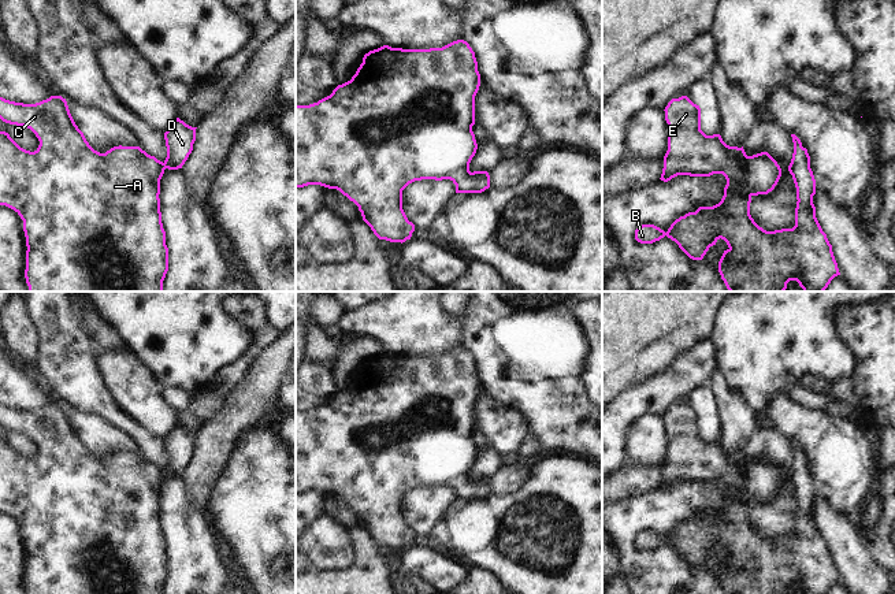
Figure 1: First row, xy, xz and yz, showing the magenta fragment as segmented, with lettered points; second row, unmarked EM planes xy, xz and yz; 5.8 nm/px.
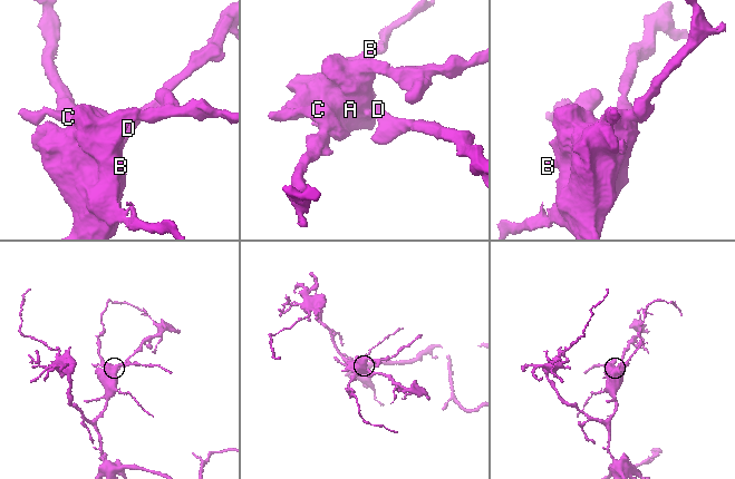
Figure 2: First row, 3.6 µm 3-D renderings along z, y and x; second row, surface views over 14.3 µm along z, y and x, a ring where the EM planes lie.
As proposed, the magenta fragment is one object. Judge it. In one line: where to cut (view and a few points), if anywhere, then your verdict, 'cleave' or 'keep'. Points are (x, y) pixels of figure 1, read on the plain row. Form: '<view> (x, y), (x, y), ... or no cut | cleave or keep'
no cut | keep

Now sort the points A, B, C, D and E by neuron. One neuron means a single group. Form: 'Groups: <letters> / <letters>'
Groups: A B C D E

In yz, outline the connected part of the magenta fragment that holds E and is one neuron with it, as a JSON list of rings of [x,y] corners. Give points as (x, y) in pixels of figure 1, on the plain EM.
[[[687,402],[672,405],[664,417],[668,430],[668,457],[660,486],[668,489],[677,482],[723,480],[727,491],[718,511],[699,513],[695,519],[680,523],[666,539],[654,531],[642,531],[635,537],[635,546],[653,550],[666,542],[692,567],[702,567],[710,553],[720,545],[724,546],[728,556],[718,568],[718,579],[727,594],[787,594],[790,587],[796,587],[801,594],[828,594],[840,579],[832,552],[816,524],[816,486],[810,475],[810,463],[801,446],[791,441],[794,460],[788,478],[796,494],[795,532],[766,538],[751,524],[750,509],[753,502],[768,501],[775,495],[781,483],[777,468],[768,459],[747,463],[743,453],[727,452],[720,441],[706,442],[701,437],[701,415]]]

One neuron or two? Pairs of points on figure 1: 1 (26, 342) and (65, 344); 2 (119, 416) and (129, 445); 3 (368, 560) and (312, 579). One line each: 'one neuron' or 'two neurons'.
1: two neurons
2: two neurons
3: one neuron

